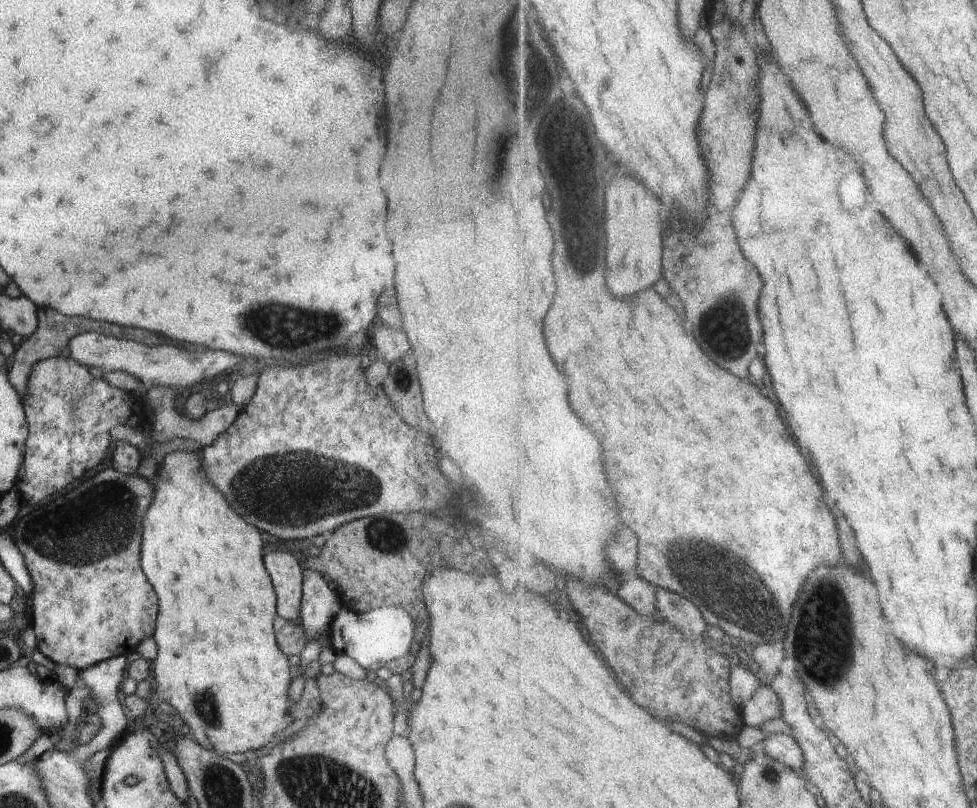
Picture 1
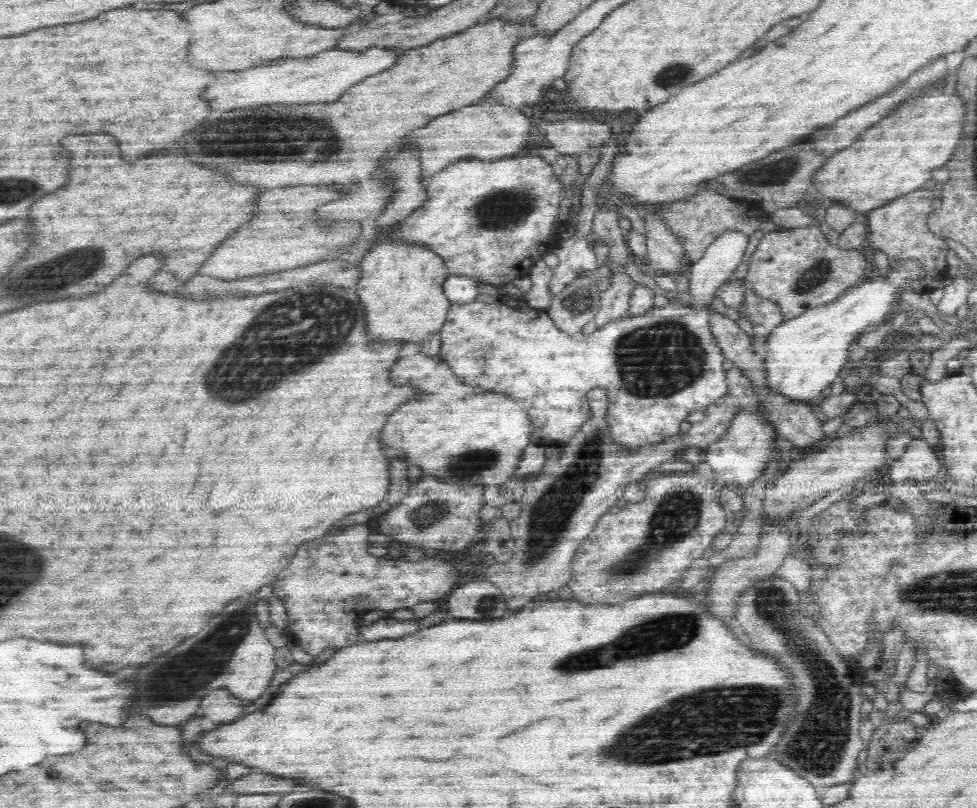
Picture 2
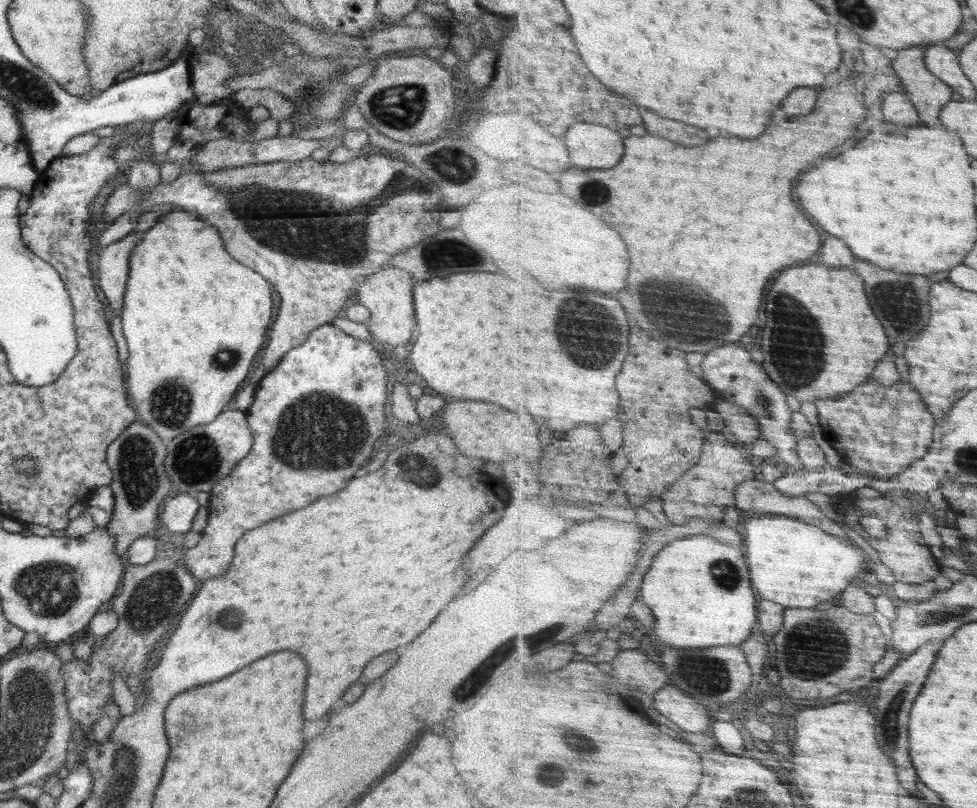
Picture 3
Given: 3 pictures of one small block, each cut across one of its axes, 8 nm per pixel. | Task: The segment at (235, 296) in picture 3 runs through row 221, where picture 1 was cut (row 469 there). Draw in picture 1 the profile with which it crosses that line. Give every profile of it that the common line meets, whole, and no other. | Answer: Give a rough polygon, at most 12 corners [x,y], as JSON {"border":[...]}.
{"border":[[159,461],[154,701],[202,748],[294,721],[260,532]]}

